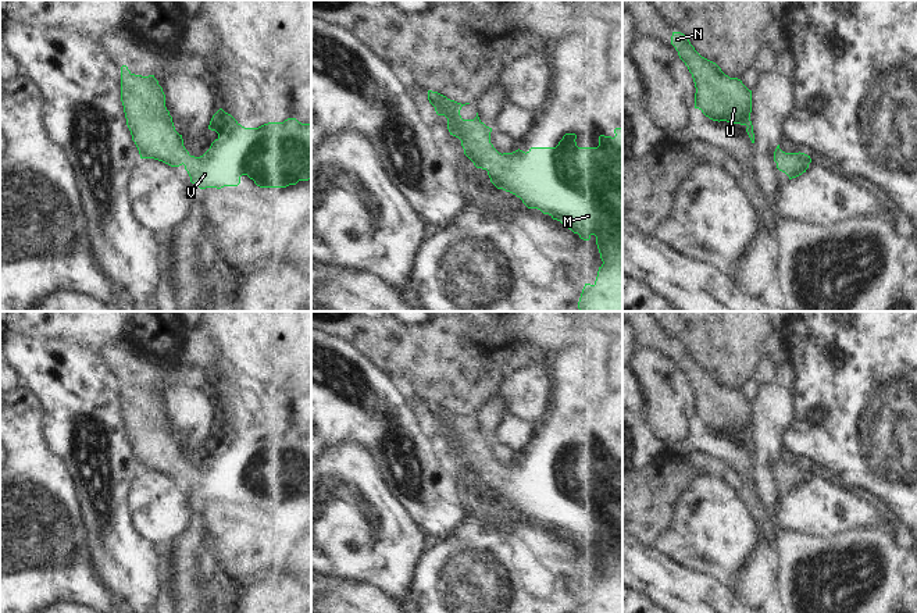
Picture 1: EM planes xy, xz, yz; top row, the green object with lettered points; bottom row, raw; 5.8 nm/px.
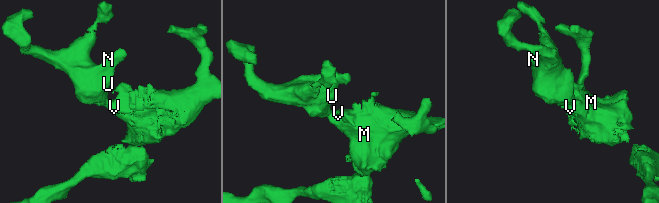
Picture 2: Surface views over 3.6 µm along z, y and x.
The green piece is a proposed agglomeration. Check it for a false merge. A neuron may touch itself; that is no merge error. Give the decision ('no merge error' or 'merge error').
no merge error

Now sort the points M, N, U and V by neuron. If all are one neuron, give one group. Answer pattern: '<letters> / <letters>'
M N U V

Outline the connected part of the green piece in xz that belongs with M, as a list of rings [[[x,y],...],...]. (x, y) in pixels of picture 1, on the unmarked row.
[[[428,402],[428,411],[438,427],[447,430],[447,441],[450,446],[461,452],[464,466],[477,480],[488,482],[490,493],[497,500],[515,506],[528,520],[538,520],[543,525],[549,525],[584,552],[589,552],[592,546],[596,548],[603,575],[599,578],[595,595],[585,595],[579,613],[622,613],[622,441],[616,439],[614,449],[600,446],[597,459],[578,459],[577,446],[565,445],[556,459],[531,459],[527,464],[518,460],[502,466],[490,455],[492,439],[479,431],[478,424],[474,431],[463,431],[460,421],[465,416],[450,411],[438,403]]]

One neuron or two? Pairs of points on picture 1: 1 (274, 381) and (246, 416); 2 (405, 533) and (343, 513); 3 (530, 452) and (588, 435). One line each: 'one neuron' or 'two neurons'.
1: one neuron
2: one neuron
3: one neuron

